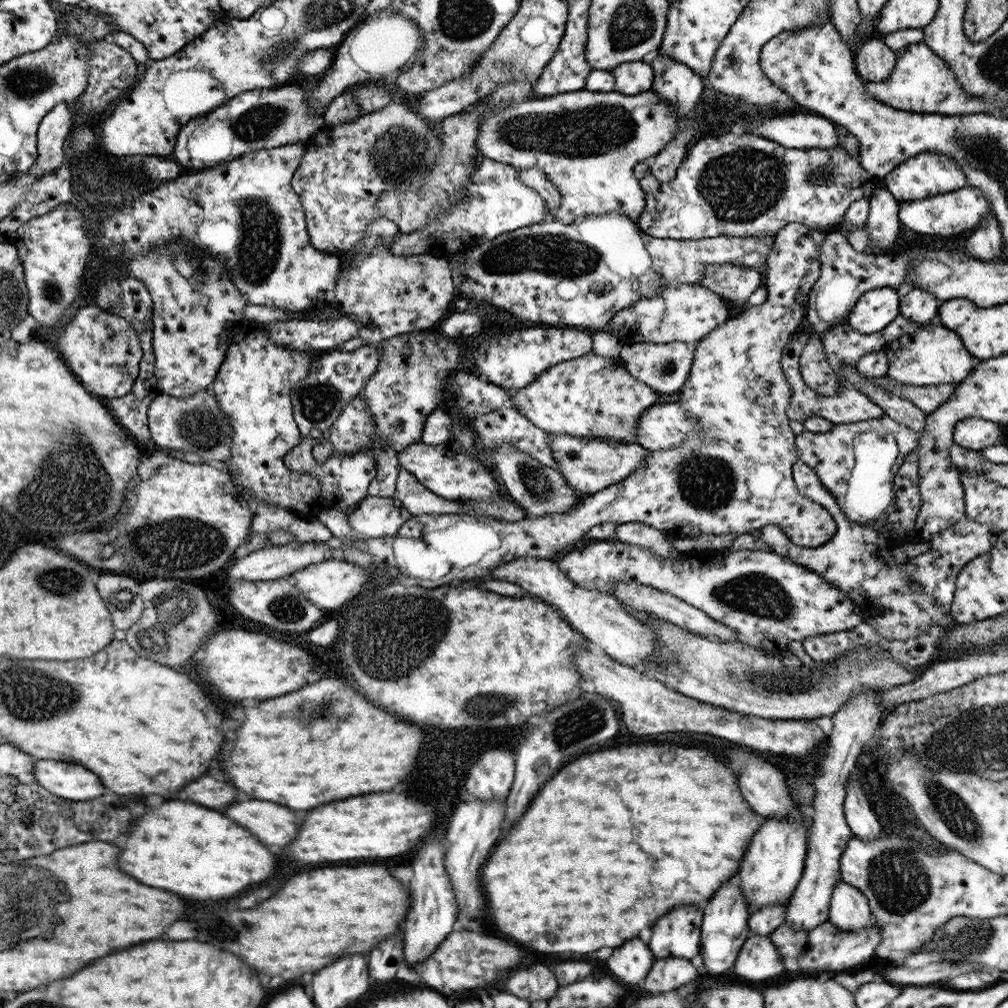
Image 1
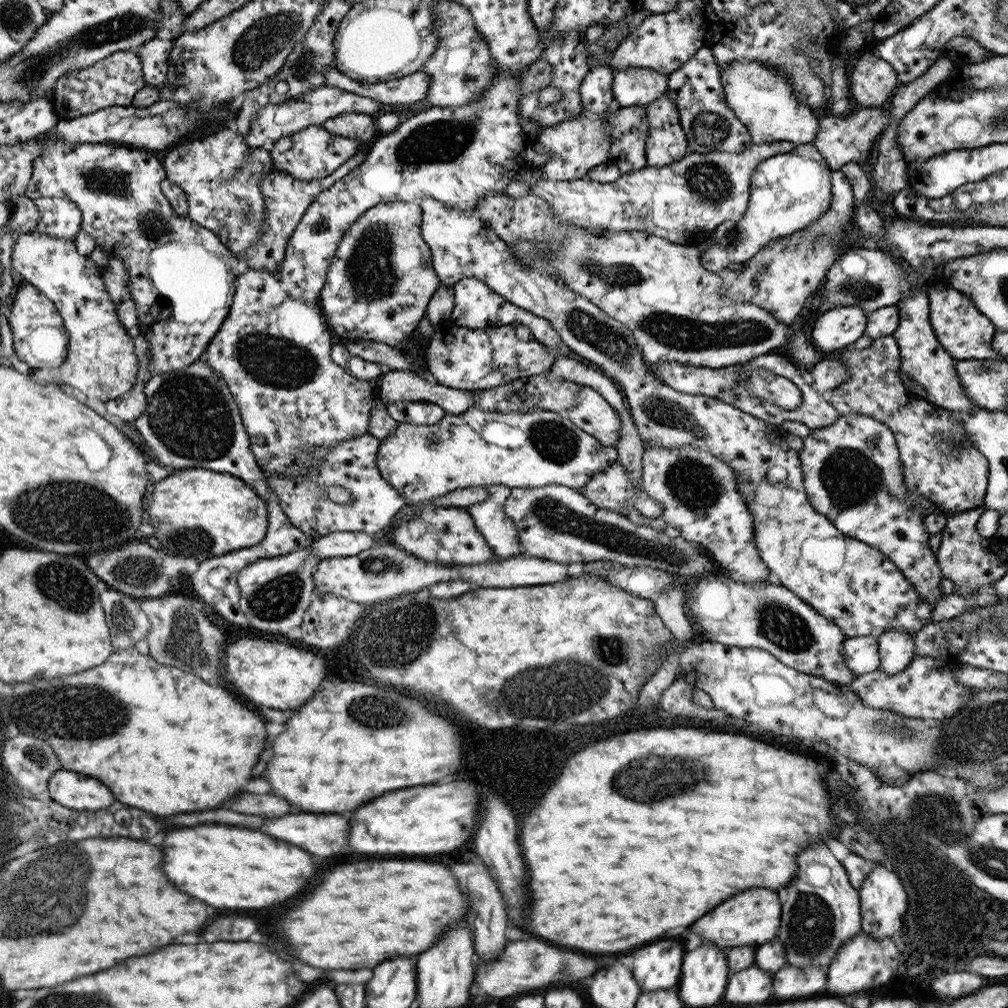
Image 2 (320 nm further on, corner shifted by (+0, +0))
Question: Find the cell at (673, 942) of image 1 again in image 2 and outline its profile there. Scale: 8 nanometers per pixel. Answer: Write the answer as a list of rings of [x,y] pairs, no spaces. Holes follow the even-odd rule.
[[[662,940],[632,954],[630,966],[641,992],[676,988],[687,952],[680,940]]]

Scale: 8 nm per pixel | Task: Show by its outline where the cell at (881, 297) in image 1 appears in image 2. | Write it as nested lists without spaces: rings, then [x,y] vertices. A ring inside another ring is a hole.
[[[840,306],[821,313],[810,332],[813,345],[824,354],[838,355],[865,334],[867,316],[857,306]]]

